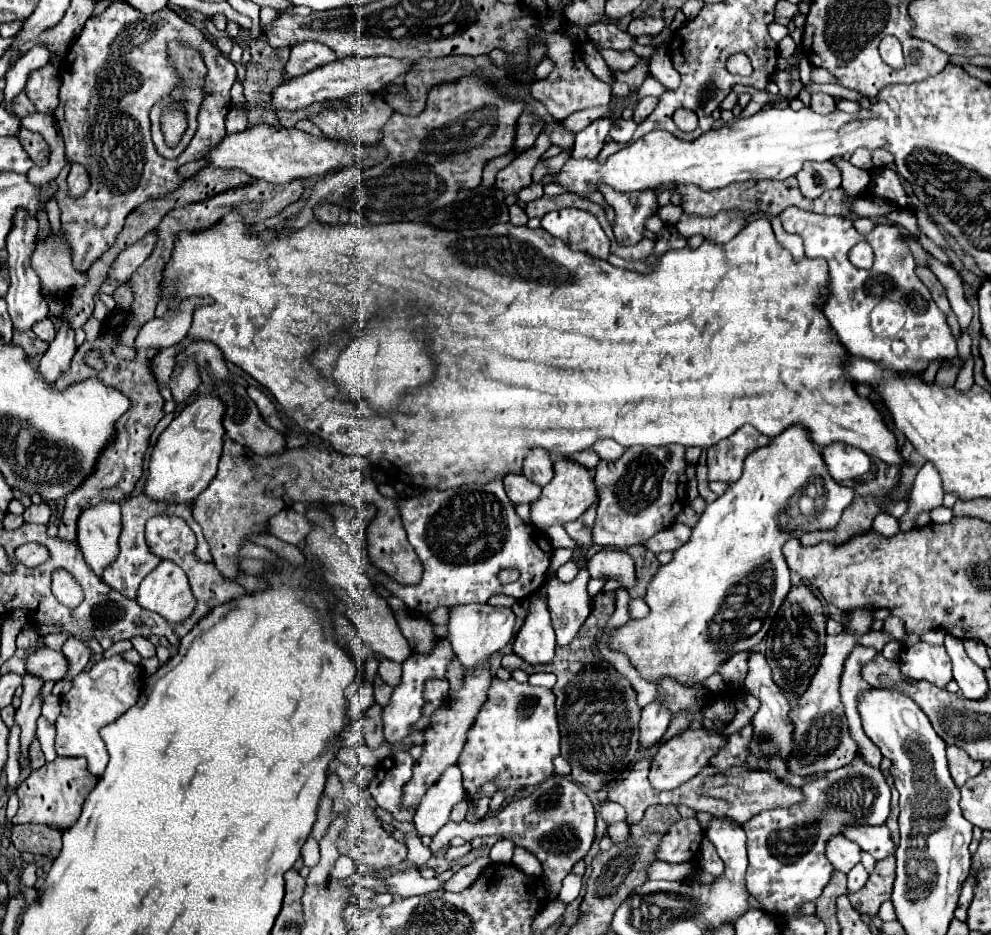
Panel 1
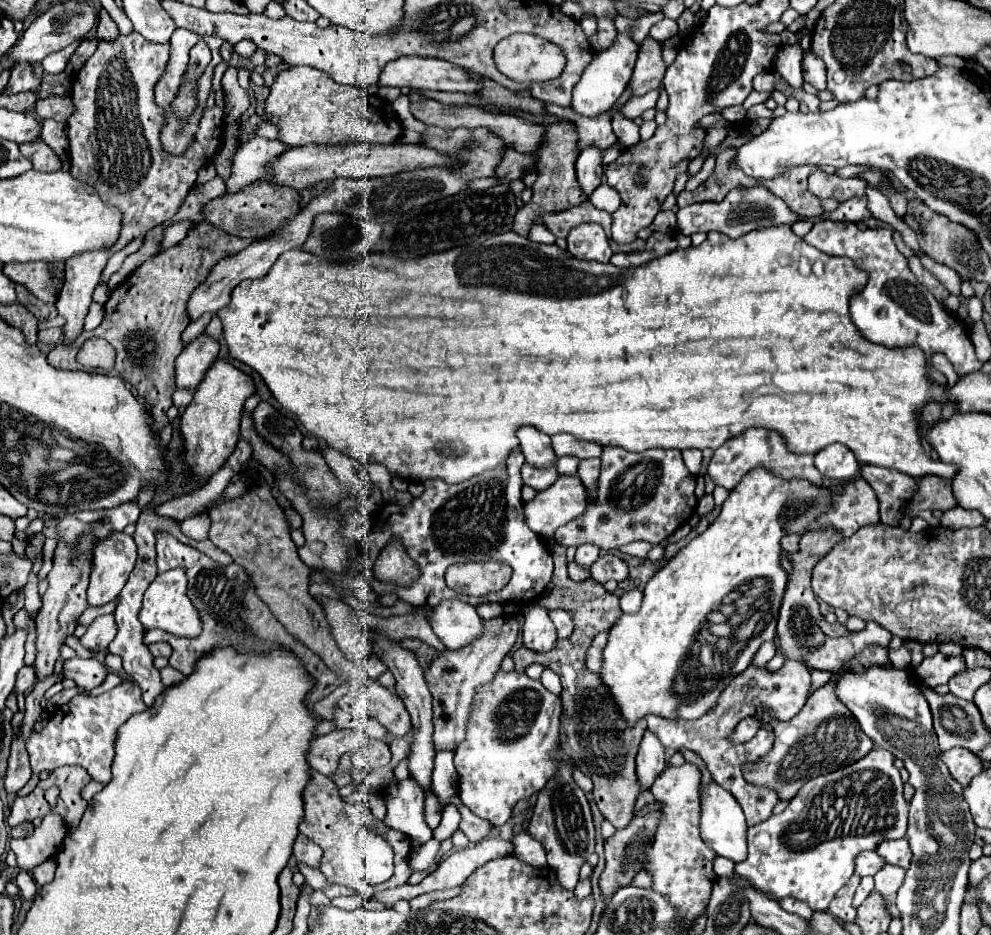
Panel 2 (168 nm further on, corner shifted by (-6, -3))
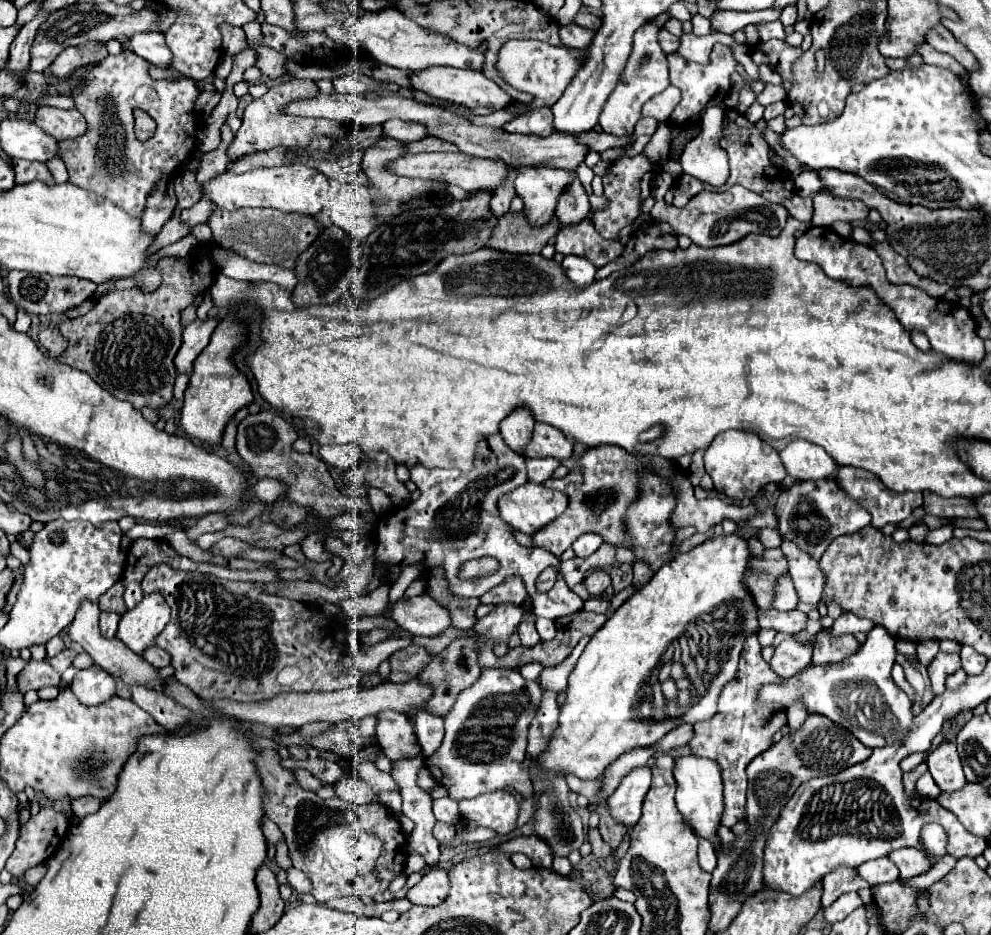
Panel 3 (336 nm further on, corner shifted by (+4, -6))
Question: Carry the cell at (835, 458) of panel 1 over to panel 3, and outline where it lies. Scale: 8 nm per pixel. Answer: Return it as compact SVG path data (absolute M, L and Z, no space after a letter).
M794 440L780 452L788 476L794 480L820 480L836 472L836 462L826 454L824 448L806 440Z

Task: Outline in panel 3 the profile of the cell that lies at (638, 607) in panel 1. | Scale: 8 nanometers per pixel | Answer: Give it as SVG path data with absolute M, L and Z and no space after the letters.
M590 598L590 600L584 602L584 610L590 610L590 612L602 612L602 614L606 614L608 606L610 606L610 602L604 600L604 598Z

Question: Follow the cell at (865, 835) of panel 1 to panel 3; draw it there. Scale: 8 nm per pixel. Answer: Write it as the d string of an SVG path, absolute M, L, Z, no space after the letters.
M916 848L894 850L888 858L898 866L900 878L904 878L904 880L918 876L918 874L924 874L932 868L932 860L922 850L916 850Z

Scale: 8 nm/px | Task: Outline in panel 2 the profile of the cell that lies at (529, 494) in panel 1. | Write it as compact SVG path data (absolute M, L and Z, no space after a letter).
M528 463L522 465L522 481L524 485L536 489L536 491L542 491L546 487L550 487L554 481L556 481L558 473L556 473L556 467L550 467L550 469L536 469Z

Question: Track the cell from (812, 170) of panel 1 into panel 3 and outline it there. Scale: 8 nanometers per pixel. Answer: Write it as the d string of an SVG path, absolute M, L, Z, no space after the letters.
M820 190L812 196L814 200L814 226L830 226L836 220L860 224L868 218L868 206L860 200L850 198L836 198L826 190Z

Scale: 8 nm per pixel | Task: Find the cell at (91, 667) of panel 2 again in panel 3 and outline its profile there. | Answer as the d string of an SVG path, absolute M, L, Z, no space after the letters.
M90 666L78 670L72 682L72 692L80 698L82 704L98 706L100 702L116 696L116 684L106 670L100 670L100 666Z

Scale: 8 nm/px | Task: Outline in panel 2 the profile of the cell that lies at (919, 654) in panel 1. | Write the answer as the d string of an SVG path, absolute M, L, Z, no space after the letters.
M940 651L932 657L926 657L918 667L914 667L914 675L926 687L946 685L954 675L964 671L962 655L942 655Z

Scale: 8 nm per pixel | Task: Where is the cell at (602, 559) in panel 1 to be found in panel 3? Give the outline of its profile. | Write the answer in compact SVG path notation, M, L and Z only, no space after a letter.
M596 570L596 572L588 574L588 578L584 580L584 584L586 584L586 588L588 588L588 592L592 596L600 596L610 586L610 576L608 576L608 572Z

